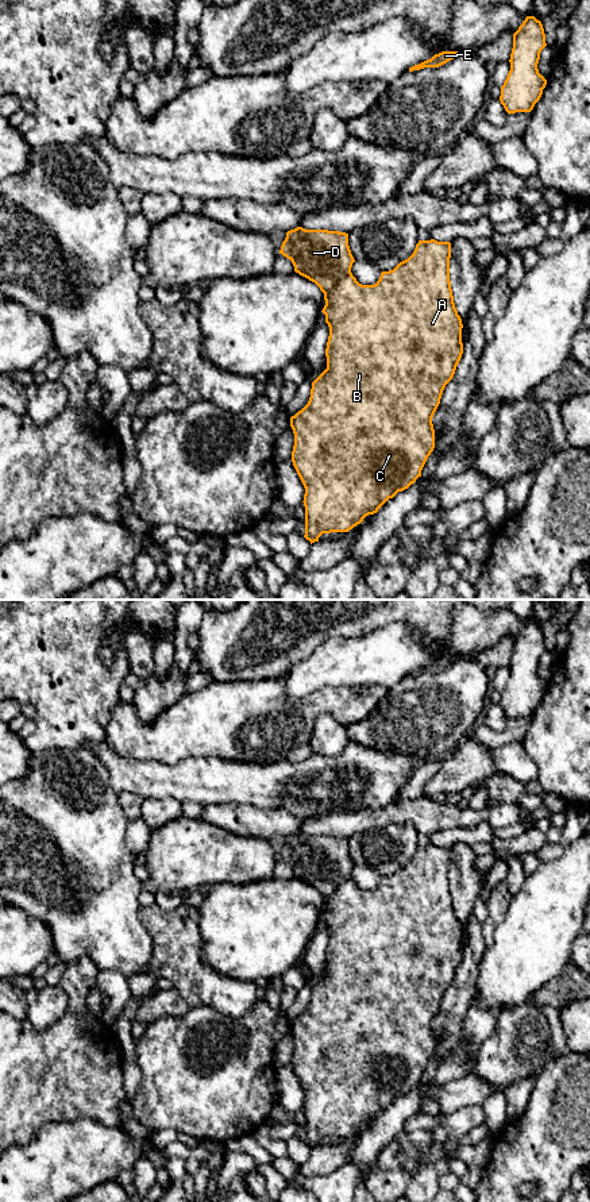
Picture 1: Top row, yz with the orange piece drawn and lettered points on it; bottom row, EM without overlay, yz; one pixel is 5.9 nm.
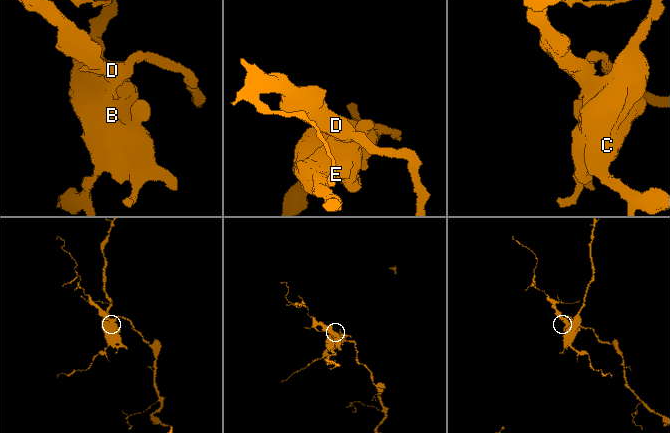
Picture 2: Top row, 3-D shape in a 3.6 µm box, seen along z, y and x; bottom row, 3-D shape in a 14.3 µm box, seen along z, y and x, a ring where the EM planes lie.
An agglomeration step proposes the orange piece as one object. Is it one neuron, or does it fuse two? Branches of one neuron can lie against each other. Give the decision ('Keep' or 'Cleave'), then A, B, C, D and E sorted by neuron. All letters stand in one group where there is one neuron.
Cleave. Groups: A B C / D E

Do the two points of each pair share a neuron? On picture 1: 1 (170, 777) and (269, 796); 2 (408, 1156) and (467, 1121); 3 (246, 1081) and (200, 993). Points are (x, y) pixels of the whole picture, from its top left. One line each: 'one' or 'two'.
1: one
2: two
3: two

